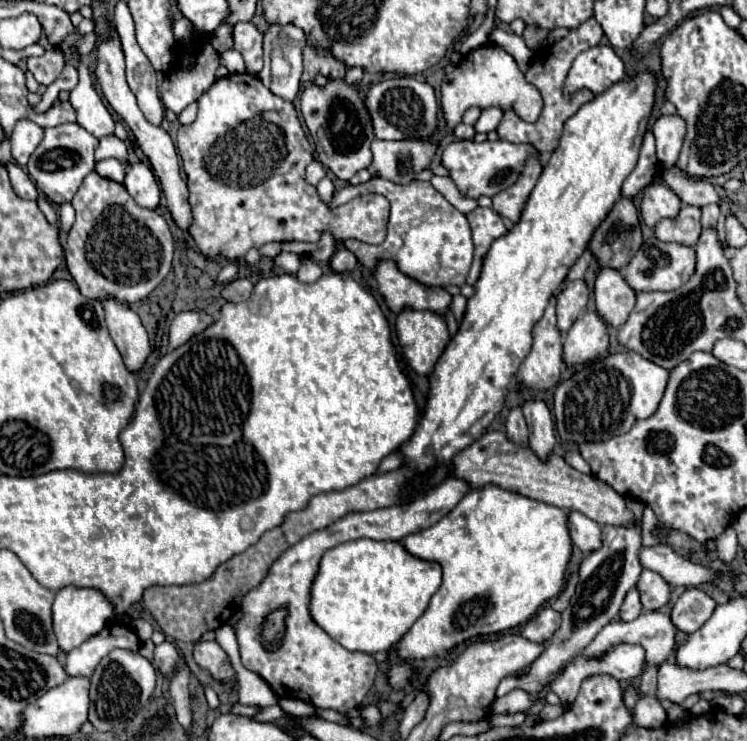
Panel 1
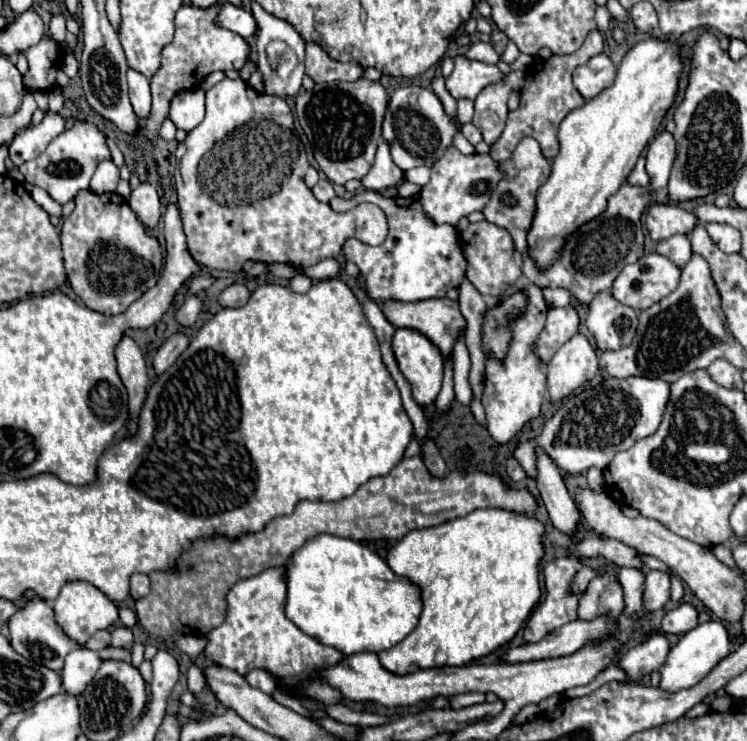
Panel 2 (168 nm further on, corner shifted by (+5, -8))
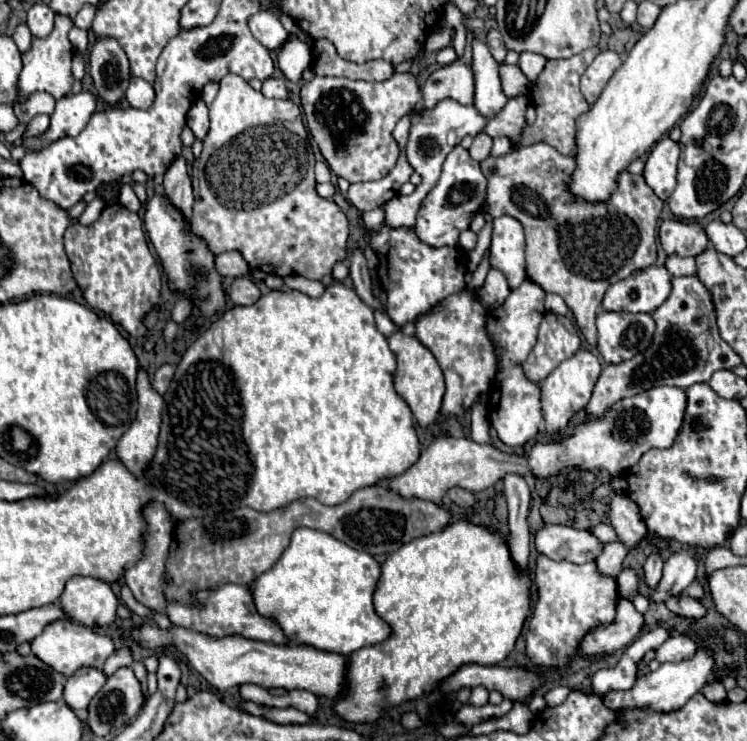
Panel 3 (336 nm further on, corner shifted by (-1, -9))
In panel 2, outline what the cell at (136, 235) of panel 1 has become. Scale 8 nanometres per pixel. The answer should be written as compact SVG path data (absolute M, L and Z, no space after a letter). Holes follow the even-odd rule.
M81 191L73 213L61 227L63 261L75 295L93 311L103 315L123 313L135 299L157 283L161 273L161 245L147 235L145 225L117 193L95 195Z

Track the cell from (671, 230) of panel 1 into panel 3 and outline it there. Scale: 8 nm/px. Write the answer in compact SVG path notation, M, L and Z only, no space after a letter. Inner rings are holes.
M669 254L667 262L665 262L667 270L673 276L685 276L685 274L695 274L695 258L693 256L677 256L677 254Z

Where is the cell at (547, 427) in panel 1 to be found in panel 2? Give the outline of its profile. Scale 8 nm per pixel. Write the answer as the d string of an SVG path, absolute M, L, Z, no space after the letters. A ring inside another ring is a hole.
M537 451L537 469L537 489L553 525L563 533L573 535L577 523L581 521L581 515L559 475L557 465L543 451Z

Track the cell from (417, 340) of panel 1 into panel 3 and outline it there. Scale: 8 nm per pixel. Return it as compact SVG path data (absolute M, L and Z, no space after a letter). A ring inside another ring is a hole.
M401 332L393 334L389 338L389 348L397 356L397 374L395 374L395 390L403 396L403 400L409 404L415 420L419 426L429 426L435 422L441 400L445 394L445 382L443 382L443 372L431 354L429 348L425 348L415 336L405 336Z

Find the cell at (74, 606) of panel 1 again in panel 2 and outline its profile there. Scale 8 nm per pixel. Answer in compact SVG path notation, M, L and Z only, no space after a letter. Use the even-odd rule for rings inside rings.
M87 581L65 583L59 597L53 603L53 611L55 611L55 621L63 627L65 635L75 639L77 643L85 643L93 633L97 633L99 629L109 629L109 625L113 625L119 619L117 605L103 591L99 591L95 585Z

